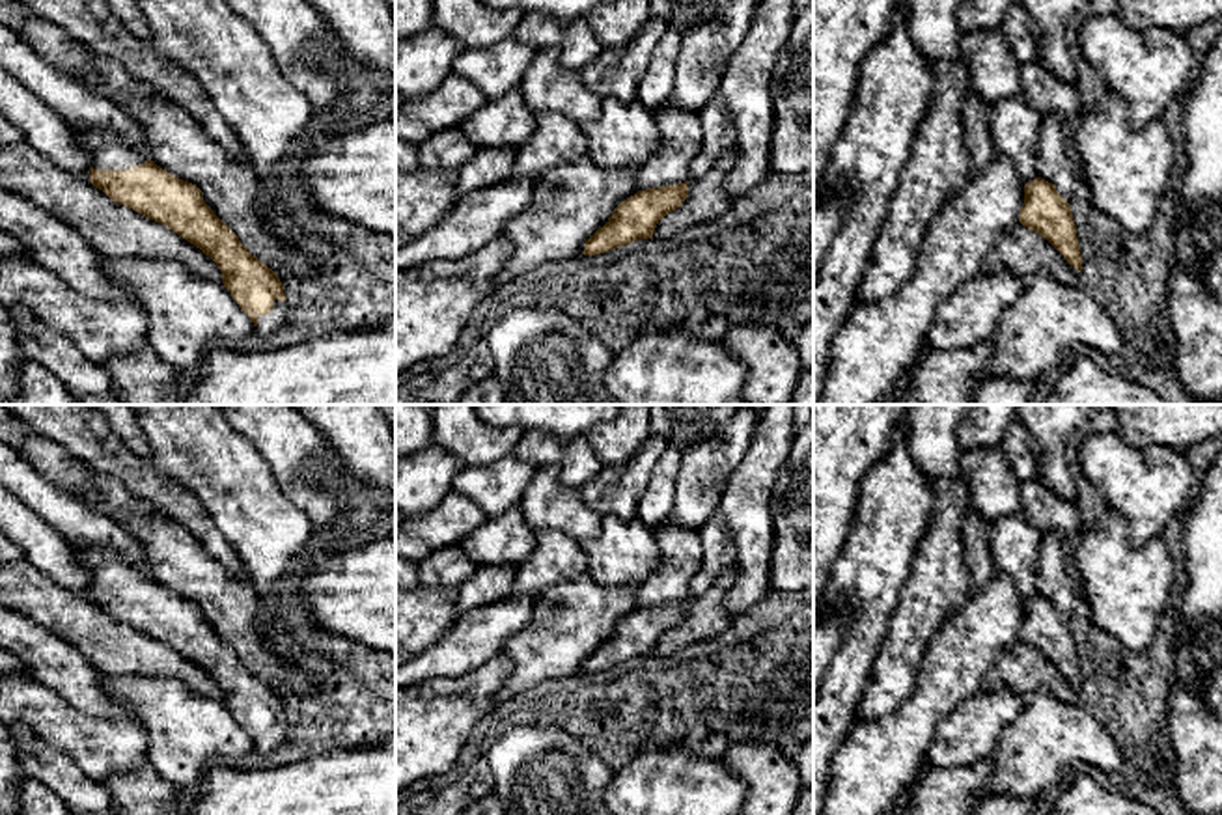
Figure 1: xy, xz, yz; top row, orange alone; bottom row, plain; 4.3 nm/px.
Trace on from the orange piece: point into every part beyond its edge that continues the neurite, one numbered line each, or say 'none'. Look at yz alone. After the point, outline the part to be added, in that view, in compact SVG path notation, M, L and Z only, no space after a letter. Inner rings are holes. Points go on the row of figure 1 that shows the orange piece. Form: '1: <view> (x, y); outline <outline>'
none

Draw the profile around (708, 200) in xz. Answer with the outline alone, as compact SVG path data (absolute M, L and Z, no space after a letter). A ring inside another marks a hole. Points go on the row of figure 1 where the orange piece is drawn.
M737 147L726 151L703 177L690 177L687 200L675 211L659 220L653 239L668 239L696 224L726 216L737 201L737 196L726 192L722 183L735 162Z

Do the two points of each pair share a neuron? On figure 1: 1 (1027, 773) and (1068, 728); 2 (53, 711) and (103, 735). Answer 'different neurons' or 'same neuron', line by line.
1: same neuron
2: same neuron

